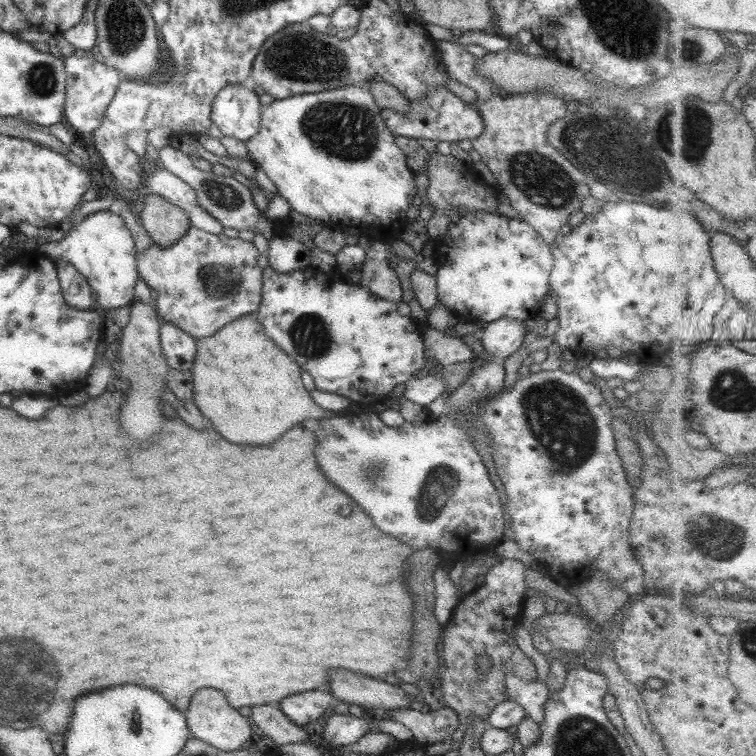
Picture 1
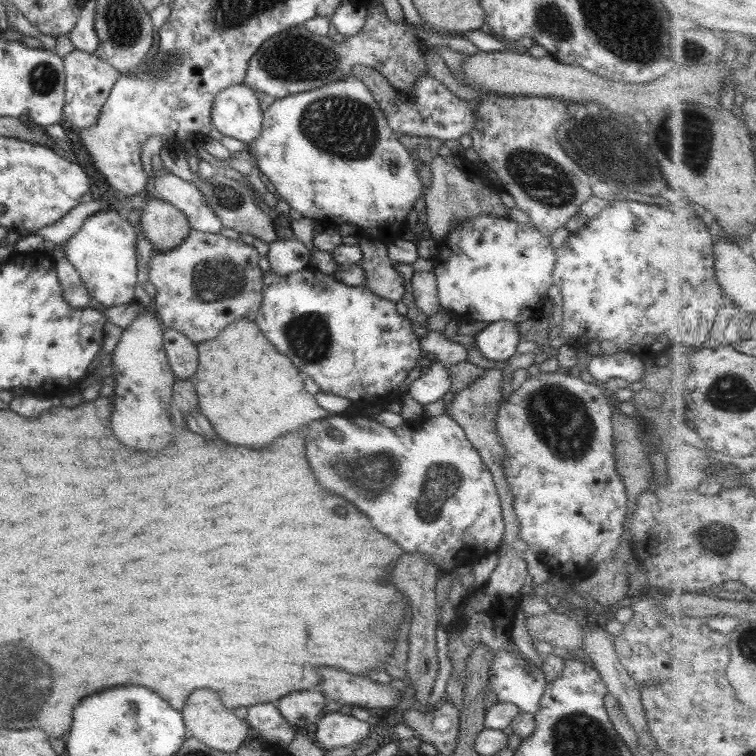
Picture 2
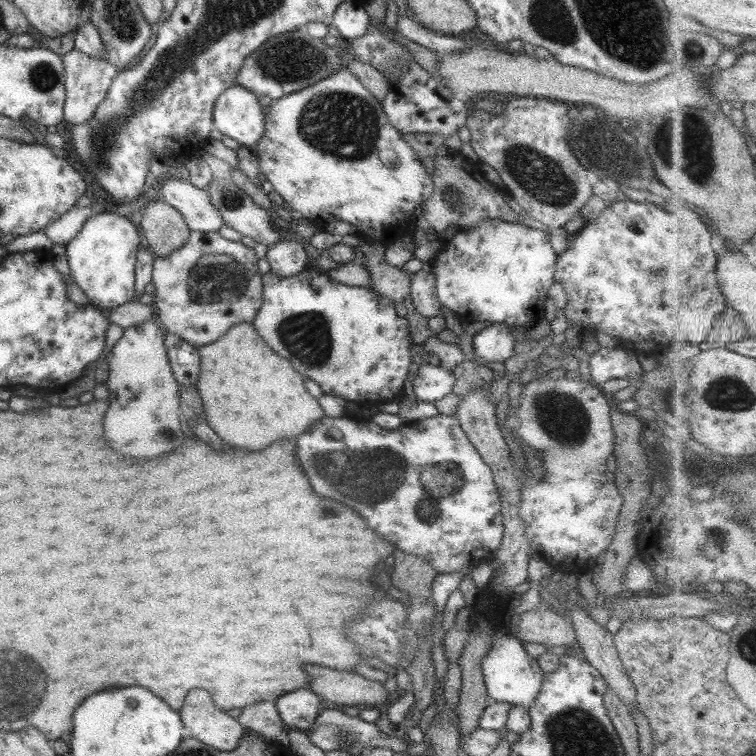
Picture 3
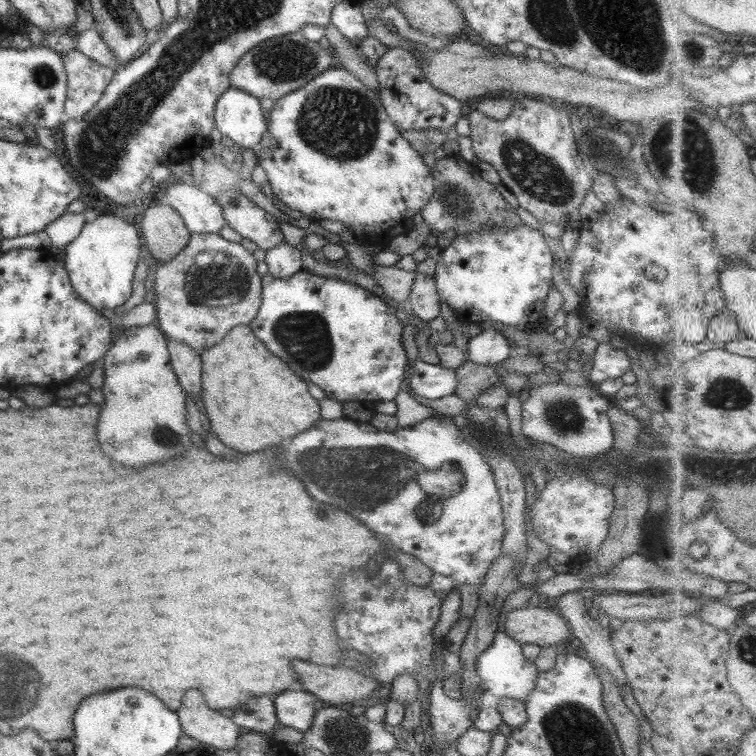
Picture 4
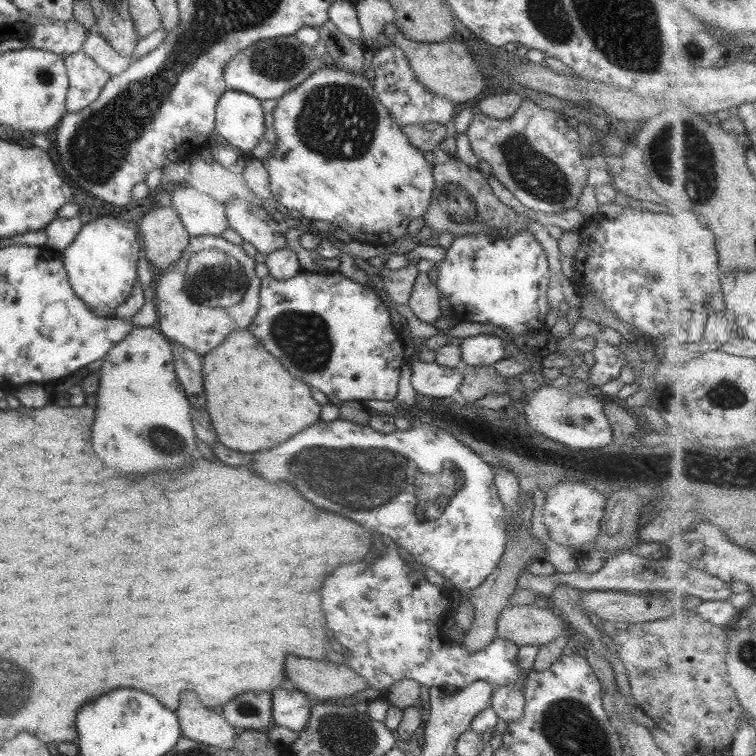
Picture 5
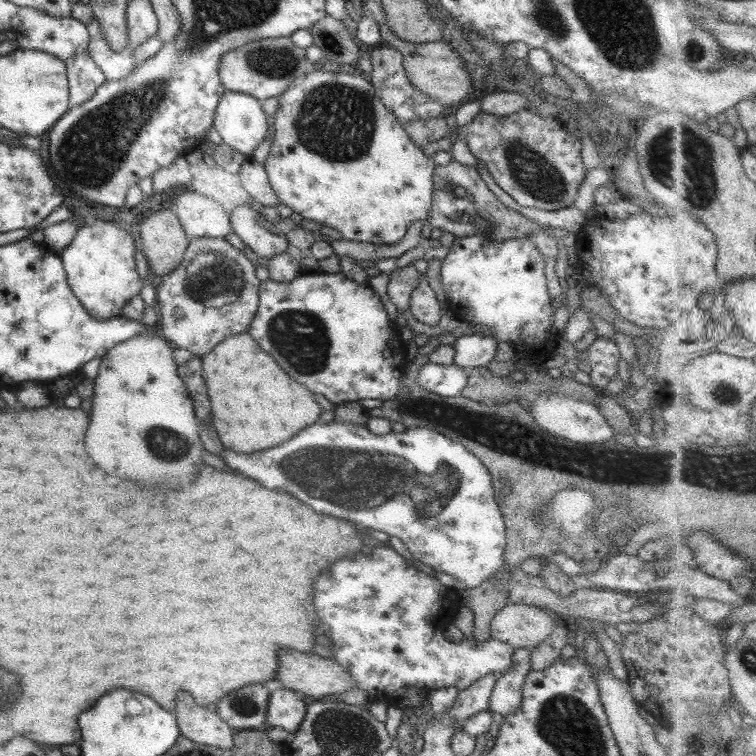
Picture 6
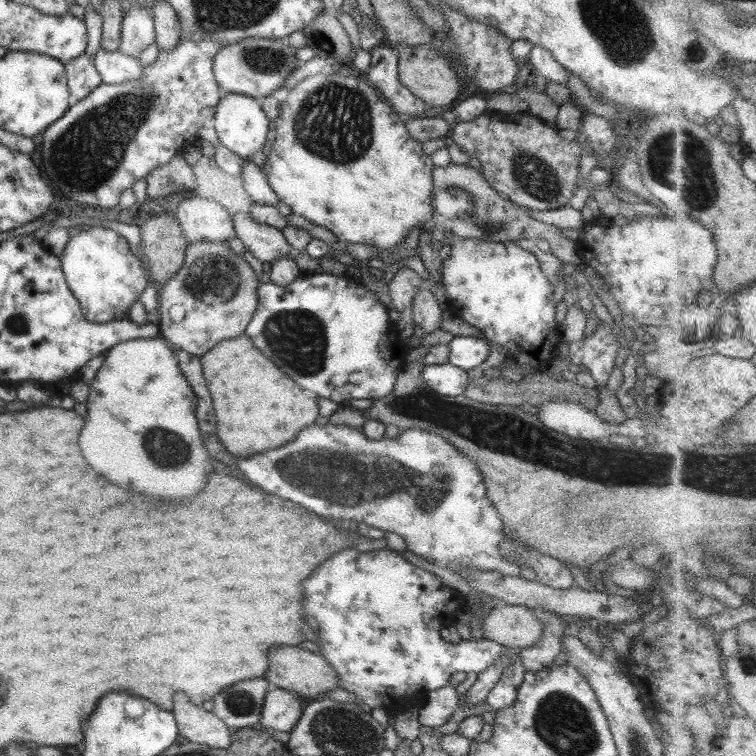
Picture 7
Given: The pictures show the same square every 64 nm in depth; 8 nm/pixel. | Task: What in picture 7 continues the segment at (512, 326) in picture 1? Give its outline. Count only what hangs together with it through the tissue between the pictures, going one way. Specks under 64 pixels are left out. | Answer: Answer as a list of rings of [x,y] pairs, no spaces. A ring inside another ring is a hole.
[[[454,336],[446,344],[449,349],[448,364],[468,371],[484,362],[488,356],[489,343],[474,336]]]

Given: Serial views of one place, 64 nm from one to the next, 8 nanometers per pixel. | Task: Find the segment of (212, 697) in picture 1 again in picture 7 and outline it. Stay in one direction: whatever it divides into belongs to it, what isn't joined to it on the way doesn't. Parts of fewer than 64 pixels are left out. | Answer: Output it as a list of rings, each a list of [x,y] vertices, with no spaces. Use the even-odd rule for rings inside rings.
[[[174,692],[170,713],[174,716],[178,734],[189,742],[197,742],[213,749],[229,746],[231,728],[213,713],[191,704],[182,692]]]

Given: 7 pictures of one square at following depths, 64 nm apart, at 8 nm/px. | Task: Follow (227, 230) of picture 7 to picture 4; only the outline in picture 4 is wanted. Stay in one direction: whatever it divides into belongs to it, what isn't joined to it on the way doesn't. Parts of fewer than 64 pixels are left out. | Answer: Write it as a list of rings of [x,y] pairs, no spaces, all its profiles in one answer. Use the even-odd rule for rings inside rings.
[[[175,181],[167,187],[163,202],[177,212],[190,234],[218,233],[226,226],[216,200],[203,194],[193,184]]]

